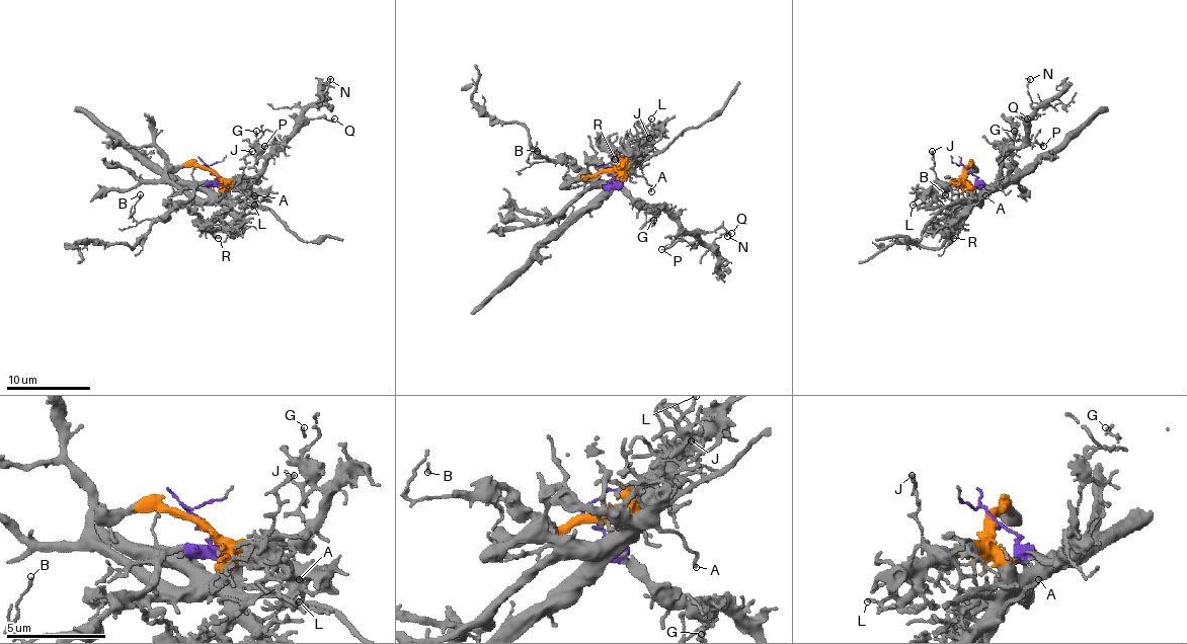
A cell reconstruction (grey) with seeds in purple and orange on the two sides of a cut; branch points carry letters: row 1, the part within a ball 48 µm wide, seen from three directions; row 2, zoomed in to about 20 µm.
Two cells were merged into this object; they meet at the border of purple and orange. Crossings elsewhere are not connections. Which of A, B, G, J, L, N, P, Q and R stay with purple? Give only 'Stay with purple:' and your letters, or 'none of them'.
Stay with purple: B, G, N, P, Q

